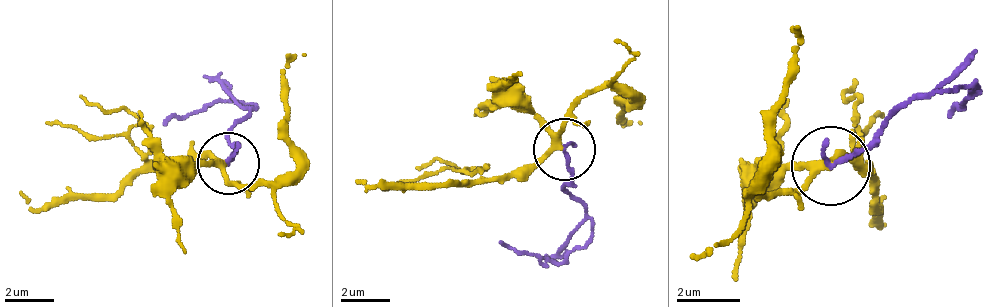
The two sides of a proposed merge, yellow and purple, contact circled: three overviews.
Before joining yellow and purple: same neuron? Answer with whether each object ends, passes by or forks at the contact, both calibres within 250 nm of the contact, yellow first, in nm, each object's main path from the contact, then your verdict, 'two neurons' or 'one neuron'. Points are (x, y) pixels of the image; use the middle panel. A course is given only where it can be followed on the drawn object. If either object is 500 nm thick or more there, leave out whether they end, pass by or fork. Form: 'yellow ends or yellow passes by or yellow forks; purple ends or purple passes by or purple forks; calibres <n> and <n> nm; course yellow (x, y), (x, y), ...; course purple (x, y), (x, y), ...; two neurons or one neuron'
yellow forks; purple ends; calibres 190 and 170 nm; course yellow (562, 150), (569, 113), (612, 88), (631, 101), (618, 119), (643, 126); course purple (562, 150), (569, 194), (587, 219), (569, 237), (556, 262), (501, 243); one neuron

